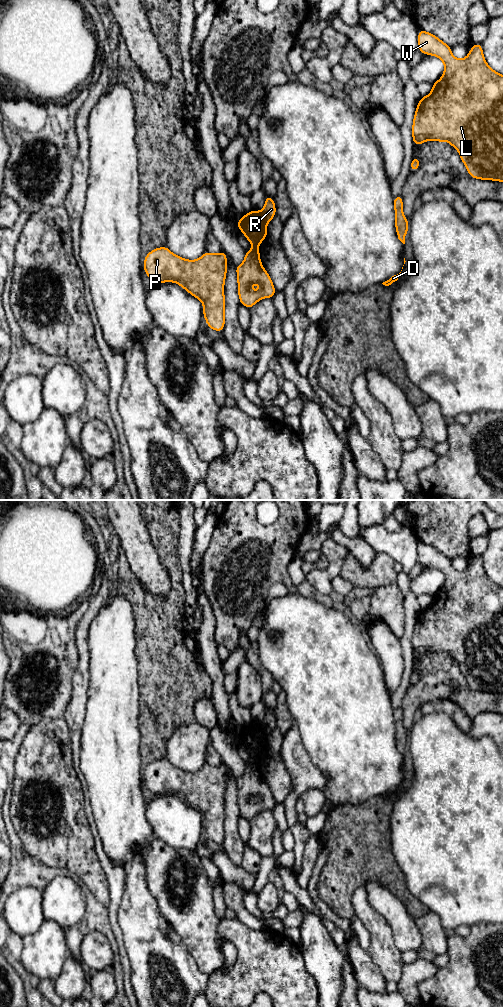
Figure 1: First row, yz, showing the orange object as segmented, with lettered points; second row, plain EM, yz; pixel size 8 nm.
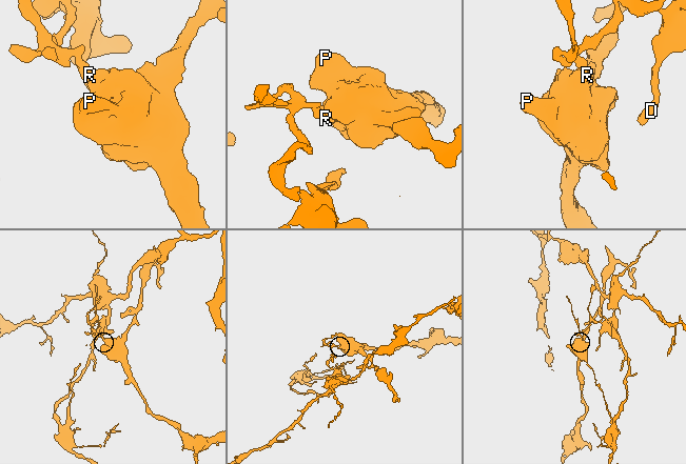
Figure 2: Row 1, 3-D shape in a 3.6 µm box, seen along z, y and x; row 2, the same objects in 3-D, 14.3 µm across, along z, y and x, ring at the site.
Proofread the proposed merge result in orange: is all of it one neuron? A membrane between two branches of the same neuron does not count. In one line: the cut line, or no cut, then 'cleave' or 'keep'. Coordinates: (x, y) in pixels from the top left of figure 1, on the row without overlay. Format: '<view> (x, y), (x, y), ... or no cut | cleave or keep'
yz (260, 724), (266, 735) | cleave

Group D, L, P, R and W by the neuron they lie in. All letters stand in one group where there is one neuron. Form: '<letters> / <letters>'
D L R W / P

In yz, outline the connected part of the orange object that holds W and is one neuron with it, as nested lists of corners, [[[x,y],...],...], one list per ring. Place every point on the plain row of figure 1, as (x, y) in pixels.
[[[418,541],[418,563],[440,570],[445,579],[443,588],[432,596],[431,605],[421,609],[417,616],[412,637],[413,657],[419,658],[428,652],[447,653],[458,662],[470,689],[503,694],[503,587],[488,578],[481,555],[473,556],[466,570],[456,571],[451,557]]]

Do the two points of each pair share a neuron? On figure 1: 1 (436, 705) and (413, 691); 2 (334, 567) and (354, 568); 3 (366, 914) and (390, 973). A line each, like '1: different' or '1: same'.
1: different
2: different
3: same

